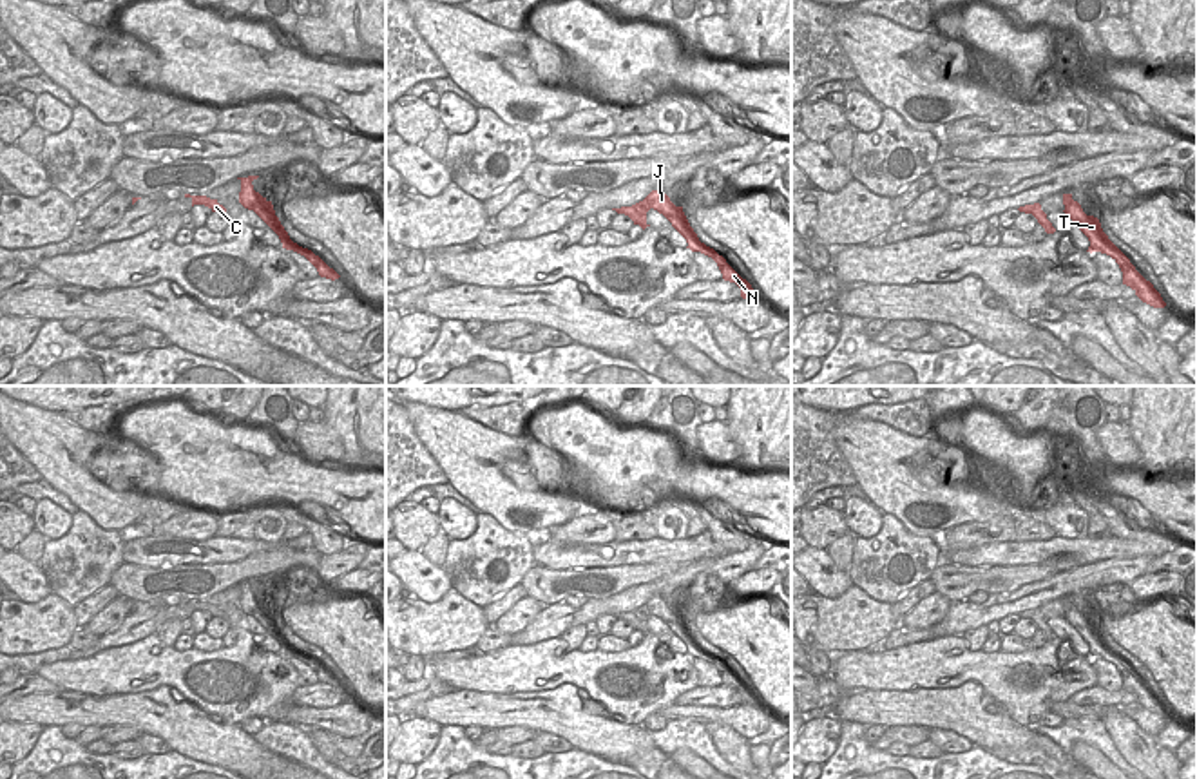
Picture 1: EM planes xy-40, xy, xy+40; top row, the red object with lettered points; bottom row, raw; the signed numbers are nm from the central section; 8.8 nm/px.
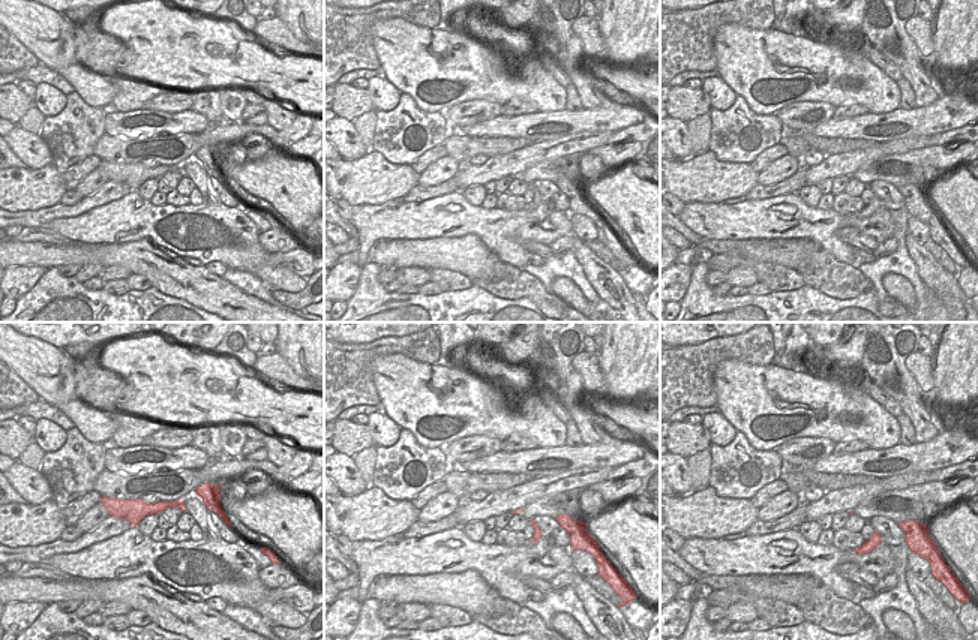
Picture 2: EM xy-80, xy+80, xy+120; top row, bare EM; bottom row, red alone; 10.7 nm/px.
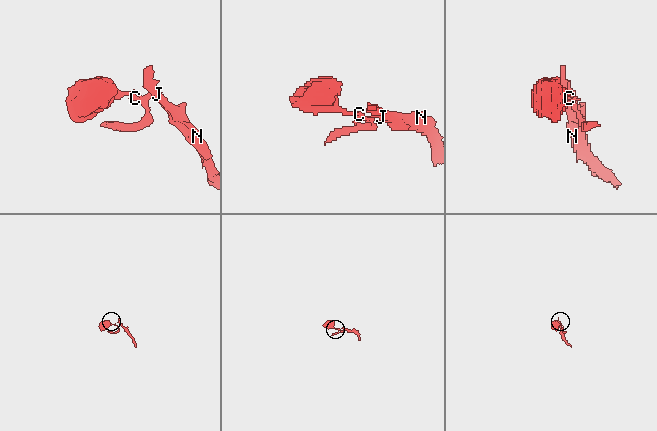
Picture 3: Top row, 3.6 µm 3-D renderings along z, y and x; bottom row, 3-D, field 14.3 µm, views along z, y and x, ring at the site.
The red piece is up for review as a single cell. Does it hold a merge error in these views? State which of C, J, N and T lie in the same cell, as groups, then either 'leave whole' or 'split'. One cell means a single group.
C / J N T | split

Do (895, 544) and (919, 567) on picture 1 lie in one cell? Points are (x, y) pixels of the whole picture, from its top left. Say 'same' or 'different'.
same

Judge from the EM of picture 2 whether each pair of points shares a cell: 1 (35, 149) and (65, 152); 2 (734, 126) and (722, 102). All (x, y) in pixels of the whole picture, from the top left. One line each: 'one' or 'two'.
1: two
2: two

